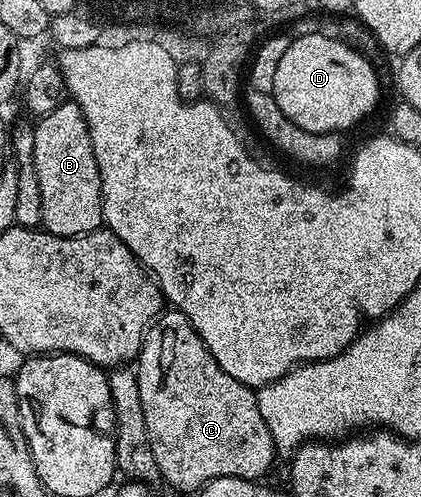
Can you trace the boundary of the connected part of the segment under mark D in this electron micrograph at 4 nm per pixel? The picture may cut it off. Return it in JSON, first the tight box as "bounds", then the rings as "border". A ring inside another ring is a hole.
{"bounds":[271,30,377,133],"border":[[[309,30],[306,36],[301,36],[298,40],[290,39],[285,46],[283,58],[279,58],[279,62],[275,66],[275,74],[271,81],[271,91],[275,102],[279,102],[279,110],[283,110],[283,114],[287,114],[287,118],[291,118],[291,122],[295,122],[297,126],[303,126],[303,130],[311,130],[312,132],[339,132],[348,133],[348,128],[353,128],[360,122],[364,116],[369,116],[373,112],[373,107],[377,104],[377,72],[374,65],[367,58],[363,58],[351,46],[347,46],[343,42],[335,42],[335,38],[323,38],[323,34],[319,34],[315,30]]]}

